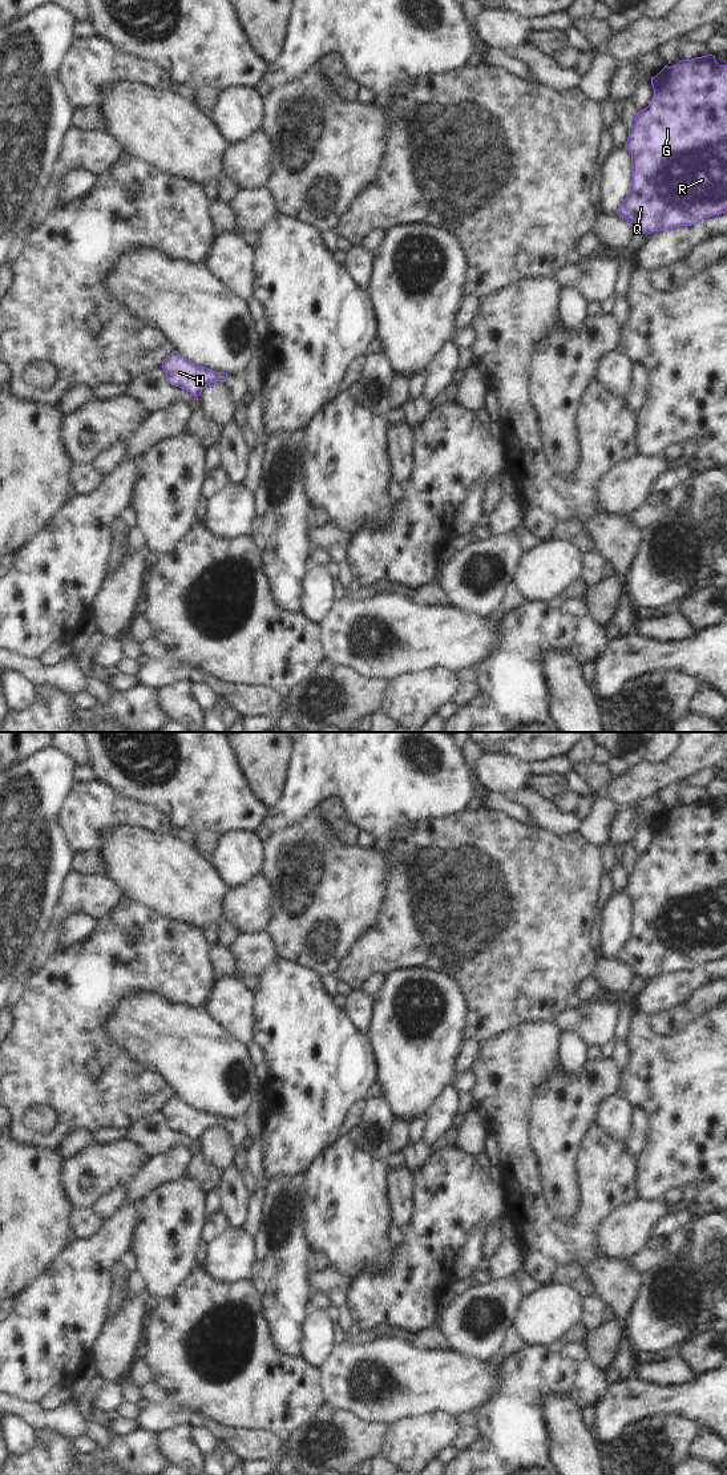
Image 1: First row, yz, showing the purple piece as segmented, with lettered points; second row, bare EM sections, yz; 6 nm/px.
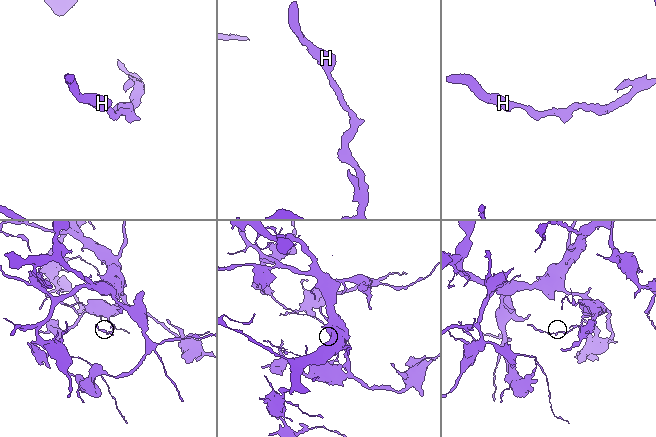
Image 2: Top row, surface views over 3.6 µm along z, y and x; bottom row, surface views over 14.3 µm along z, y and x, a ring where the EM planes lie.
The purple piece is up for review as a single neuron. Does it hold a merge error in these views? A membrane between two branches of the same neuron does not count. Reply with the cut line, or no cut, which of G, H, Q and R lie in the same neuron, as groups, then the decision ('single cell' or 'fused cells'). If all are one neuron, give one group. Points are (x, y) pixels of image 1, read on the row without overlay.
no cut | G H Q R | single cell

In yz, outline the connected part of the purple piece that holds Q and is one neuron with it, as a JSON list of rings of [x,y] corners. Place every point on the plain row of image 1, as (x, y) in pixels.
[[[711,797],[691,804],[682,804],[673,811],[665,809],[655,821],[651,821],[651,829],[654,840],[649,850],[637,857],[635,869],[629,873],[629,881],[625,889],[631,897],[633,930],[617,955],[619,961],[631,967],[634,974],[647,978],[663,973],[691,970],[703,962],[727,955],[727,809],[719,809]]]

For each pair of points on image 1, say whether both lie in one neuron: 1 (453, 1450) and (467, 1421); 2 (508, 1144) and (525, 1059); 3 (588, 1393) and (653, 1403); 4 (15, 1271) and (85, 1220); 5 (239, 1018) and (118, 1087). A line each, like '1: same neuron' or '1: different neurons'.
1: same neuron
2: same neuron
3: different neurons
4: different neurons
5: different neurons

